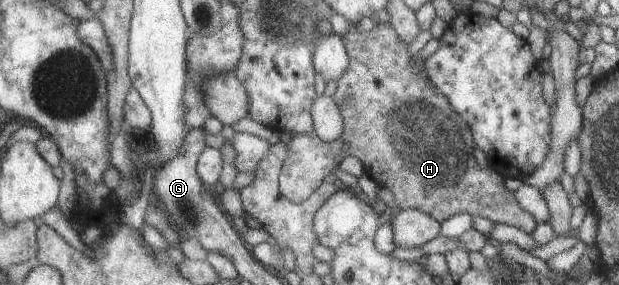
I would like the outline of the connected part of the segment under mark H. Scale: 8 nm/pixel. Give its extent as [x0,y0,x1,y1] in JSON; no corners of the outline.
[279,22,537,234]

